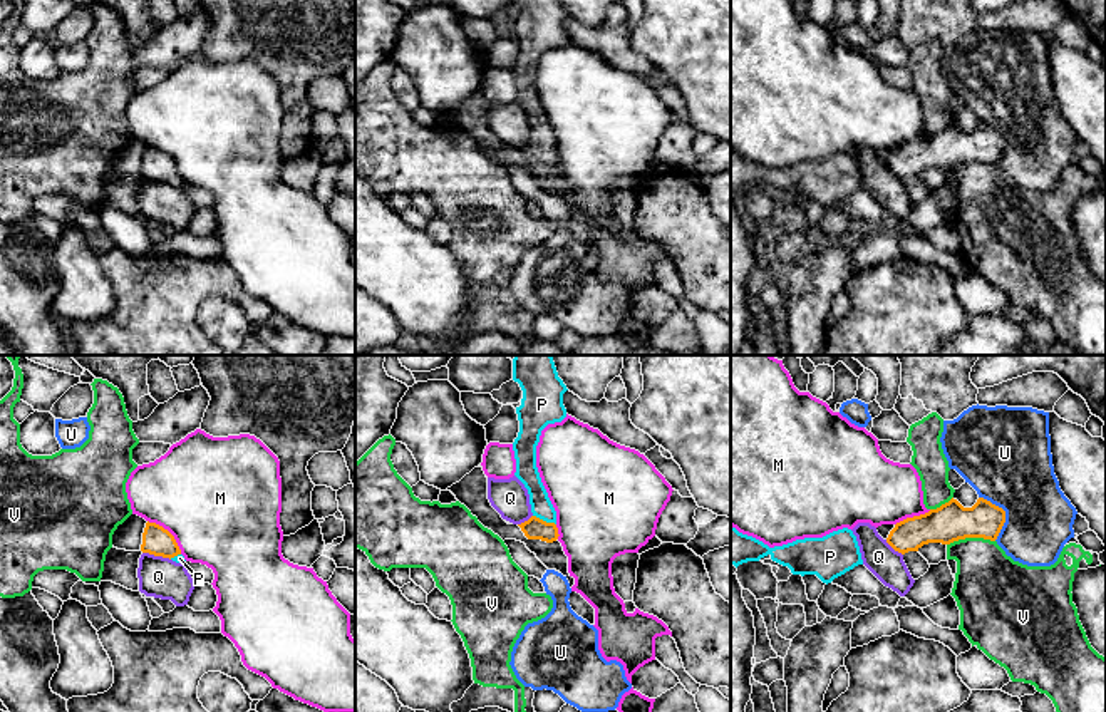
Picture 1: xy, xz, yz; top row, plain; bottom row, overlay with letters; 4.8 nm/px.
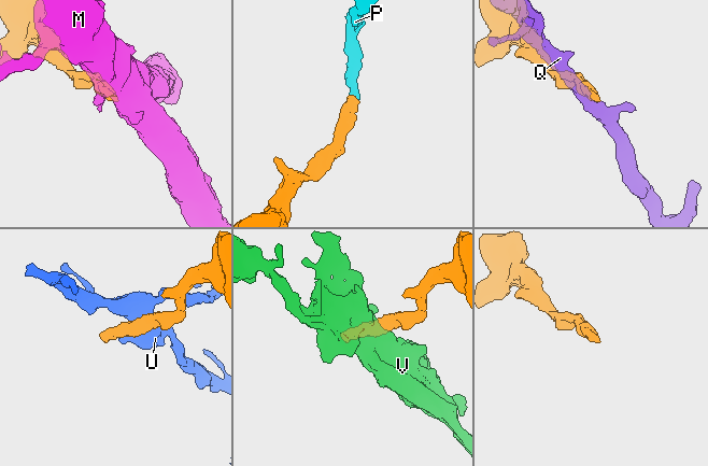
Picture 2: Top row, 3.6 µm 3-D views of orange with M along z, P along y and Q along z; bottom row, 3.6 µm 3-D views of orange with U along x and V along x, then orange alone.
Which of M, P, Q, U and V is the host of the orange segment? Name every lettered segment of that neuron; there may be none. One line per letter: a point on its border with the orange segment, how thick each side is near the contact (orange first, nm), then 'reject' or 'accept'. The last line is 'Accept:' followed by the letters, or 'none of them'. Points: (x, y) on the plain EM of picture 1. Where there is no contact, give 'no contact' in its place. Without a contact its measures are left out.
M: contact xy (170, 158); calibres 140 and 500 nm; reject
P: contact xz (545, 146); calibres 110 and 100 nm; accept
Q: contact xy (156, 180); calibres 140 and 190 nm; reject
U: contact yz (1004, 138); calibres 180 and 420 nm; reject
V: contact yz (971, 161); calibres 180 and 340 nm; reject
Accept: P

